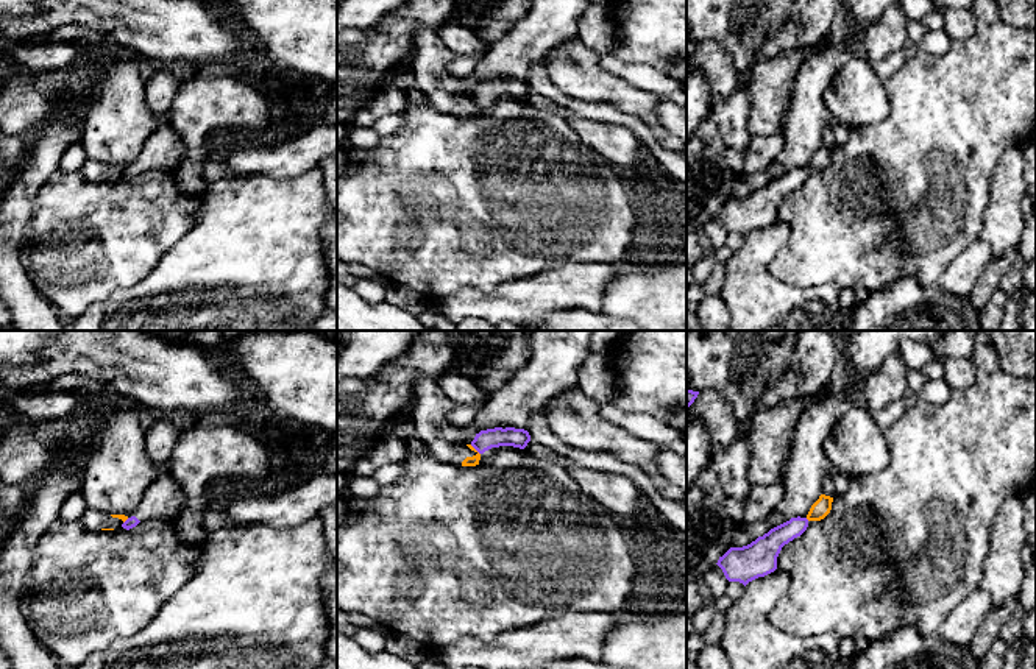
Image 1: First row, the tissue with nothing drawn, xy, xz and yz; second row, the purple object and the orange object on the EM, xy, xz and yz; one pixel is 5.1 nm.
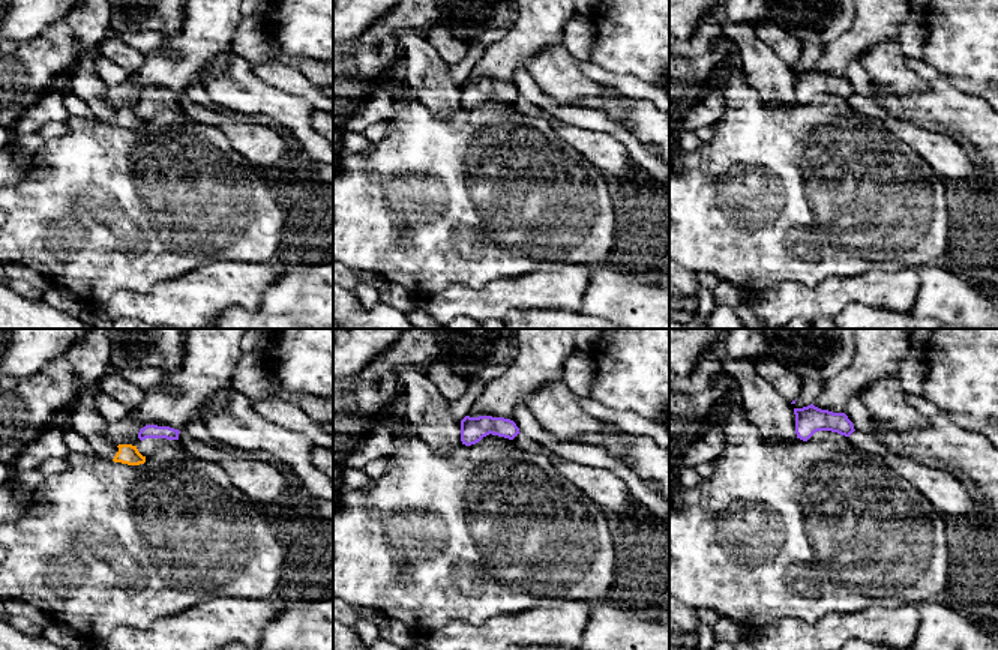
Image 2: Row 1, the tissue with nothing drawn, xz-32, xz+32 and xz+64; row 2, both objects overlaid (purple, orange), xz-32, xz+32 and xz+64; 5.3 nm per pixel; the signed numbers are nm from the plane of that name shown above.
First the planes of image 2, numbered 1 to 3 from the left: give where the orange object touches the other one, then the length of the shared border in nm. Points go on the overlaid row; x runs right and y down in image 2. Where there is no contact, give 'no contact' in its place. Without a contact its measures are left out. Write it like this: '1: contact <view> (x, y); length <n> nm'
1: no contact
2: no contact
3: no contact

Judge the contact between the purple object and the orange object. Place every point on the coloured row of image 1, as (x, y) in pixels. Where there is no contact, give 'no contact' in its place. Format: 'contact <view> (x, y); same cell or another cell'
contact xz (475, 448); another cell

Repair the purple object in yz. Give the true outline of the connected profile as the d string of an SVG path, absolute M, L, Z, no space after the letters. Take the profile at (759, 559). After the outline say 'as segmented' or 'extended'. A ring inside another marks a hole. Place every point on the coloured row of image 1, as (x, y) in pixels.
M791 518L747 546L730 547L716 565L729 582L740 582L746 586L749 582L774 572L782 547L800 536L807 527L807 518Z | as segmented

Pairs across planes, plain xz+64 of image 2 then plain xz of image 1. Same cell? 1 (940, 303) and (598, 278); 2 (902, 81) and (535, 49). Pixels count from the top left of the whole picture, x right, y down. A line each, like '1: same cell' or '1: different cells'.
1: different cells
2: different cells

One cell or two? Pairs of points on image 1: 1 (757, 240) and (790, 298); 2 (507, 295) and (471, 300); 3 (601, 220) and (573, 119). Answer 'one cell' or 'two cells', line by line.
1: one cell
2: one cell
3: two cells

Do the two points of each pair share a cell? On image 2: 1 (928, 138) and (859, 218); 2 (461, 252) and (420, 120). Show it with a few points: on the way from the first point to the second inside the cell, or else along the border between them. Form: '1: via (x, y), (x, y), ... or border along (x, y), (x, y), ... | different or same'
1: border along (889, 128), (940, 176) | different
2: via (461, 219), (461, 213), (434, 186), (423, 153) | same

